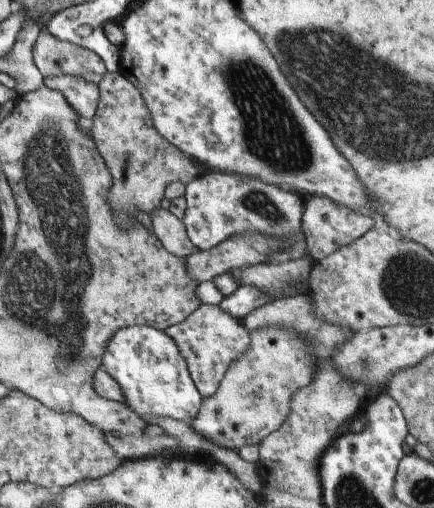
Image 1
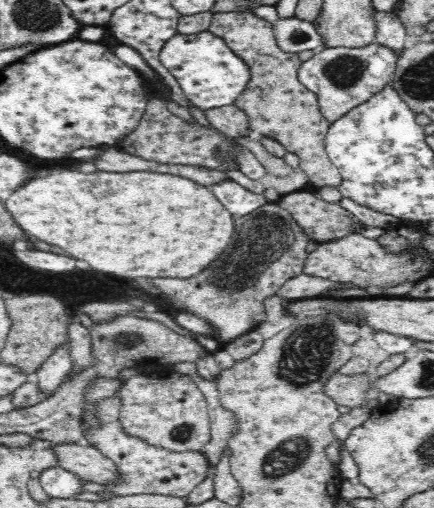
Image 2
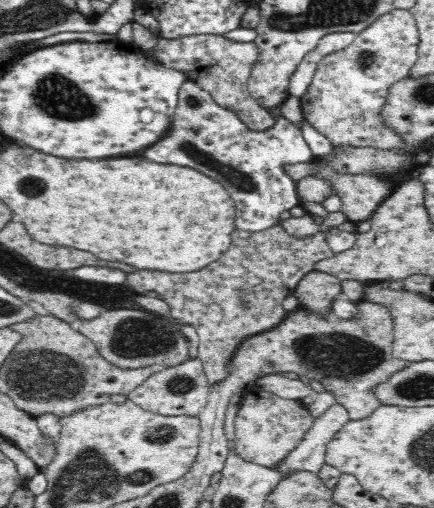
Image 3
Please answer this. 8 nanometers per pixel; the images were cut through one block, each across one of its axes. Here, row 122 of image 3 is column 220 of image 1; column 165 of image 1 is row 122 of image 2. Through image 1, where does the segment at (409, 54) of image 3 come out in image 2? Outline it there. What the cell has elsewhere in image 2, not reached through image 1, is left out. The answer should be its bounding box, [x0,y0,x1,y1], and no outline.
[298,43,398,124]

